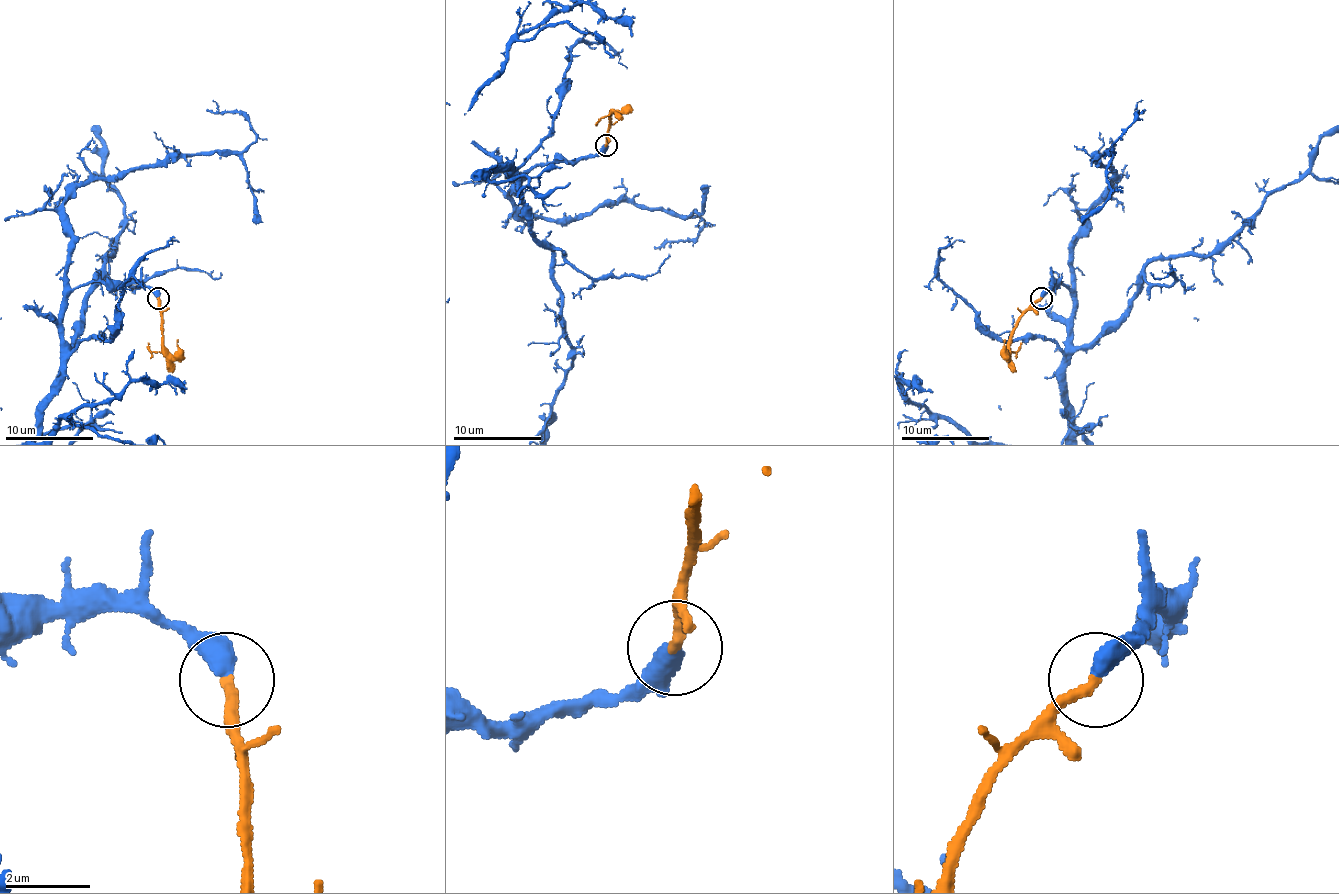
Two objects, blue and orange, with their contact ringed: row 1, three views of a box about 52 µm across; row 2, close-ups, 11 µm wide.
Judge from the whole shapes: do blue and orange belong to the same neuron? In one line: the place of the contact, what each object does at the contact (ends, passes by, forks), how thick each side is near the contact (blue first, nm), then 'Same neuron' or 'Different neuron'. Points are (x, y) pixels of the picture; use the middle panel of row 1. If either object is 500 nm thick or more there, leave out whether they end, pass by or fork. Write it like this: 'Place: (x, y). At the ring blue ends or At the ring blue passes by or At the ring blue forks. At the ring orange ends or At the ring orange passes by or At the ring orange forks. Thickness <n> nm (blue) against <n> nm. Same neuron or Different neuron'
Place: (606, 145). At the ring blue ends. At the ring orange ends. Thickness 480 nm (blue) against 260 nm. Same neuron

